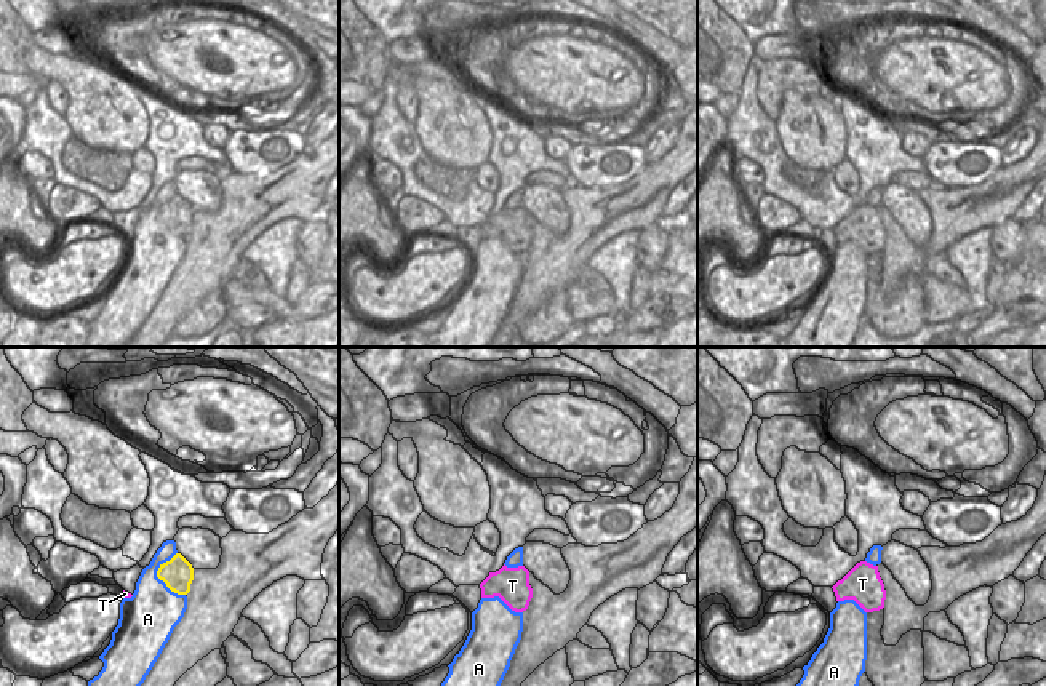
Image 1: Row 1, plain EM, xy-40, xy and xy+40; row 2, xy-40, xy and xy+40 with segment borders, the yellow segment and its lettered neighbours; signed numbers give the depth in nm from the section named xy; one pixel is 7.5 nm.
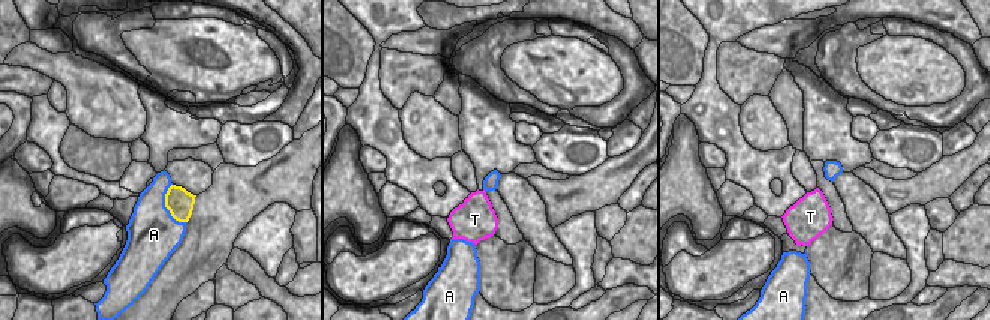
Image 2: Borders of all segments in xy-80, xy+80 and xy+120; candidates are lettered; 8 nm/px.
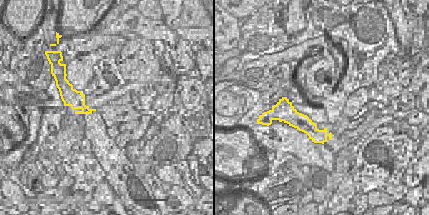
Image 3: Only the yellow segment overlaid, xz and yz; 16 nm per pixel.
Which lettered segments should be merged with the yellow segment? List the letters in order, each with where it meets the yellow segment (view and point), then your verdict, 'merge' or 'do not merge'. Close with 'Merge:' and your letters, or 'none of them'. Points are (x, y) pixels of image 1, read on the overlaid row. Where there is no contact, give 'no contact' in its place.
A: contact xy-40 (159, 578); do not merge
T: no contact; do not merge
Merge: none of them

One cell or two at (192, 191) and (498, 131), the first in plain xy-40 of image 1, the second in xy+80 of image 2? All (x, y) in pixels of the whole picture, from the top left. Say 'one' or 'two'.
two

